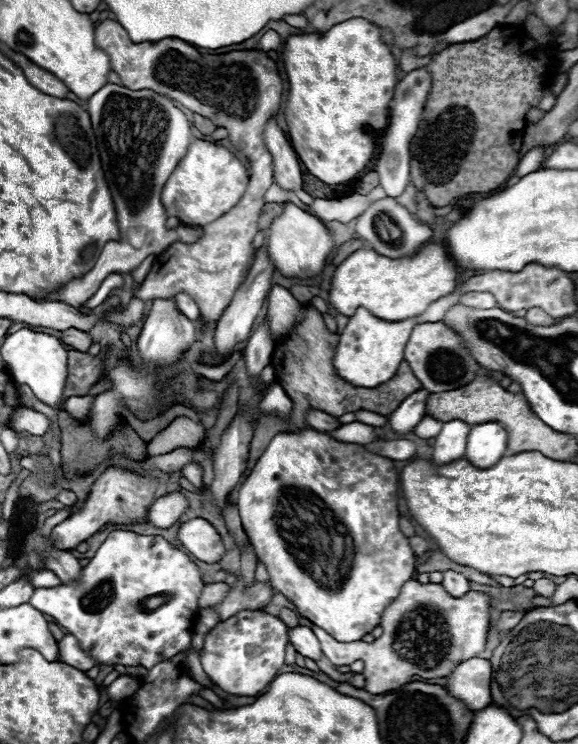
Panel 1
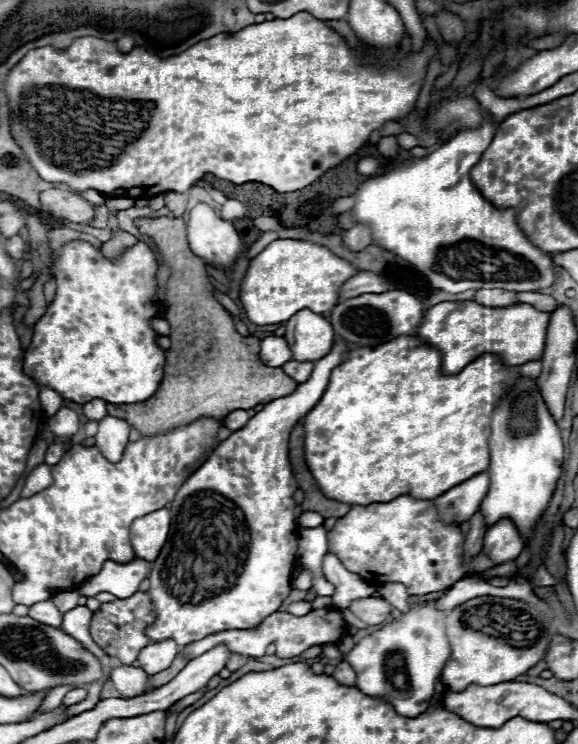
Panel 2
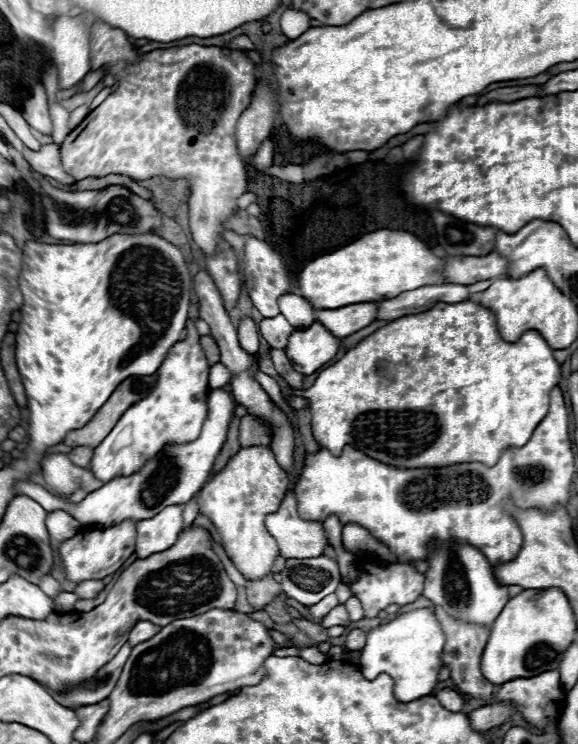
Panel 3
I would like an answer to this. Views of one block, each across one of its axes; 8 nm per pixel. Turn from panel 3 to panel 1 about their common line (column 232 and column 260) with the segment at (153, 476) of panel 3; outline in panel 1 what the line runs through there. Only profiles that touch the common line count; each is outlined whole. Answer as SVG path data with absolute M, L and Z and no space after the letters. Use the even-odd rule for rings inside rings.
M272 384L272 388L260 398L258 402L258 410L262 414L270 414L270 412L278 412L280 416L288 416L292 412L292 400L288 398L288 394L280 388L280 384Z

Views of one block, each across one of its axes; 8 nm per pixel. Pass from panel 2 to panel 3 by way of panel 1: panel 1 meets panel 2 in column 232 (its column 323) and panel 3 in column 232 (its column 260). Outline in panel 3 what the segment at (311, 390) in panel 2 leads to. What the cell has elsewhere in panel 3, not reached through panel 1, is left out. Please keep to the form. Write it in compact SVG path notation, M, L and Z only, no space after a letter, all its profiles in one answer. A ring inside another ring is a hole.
M240 446L240 450L214 474L198 492L198 512L208 516L222 538L222 546L240 574L260 580L272 574L274 560L280 556L276 540L264 528L266 514L278 510L290 486L288 474L278 466L270 446Z

